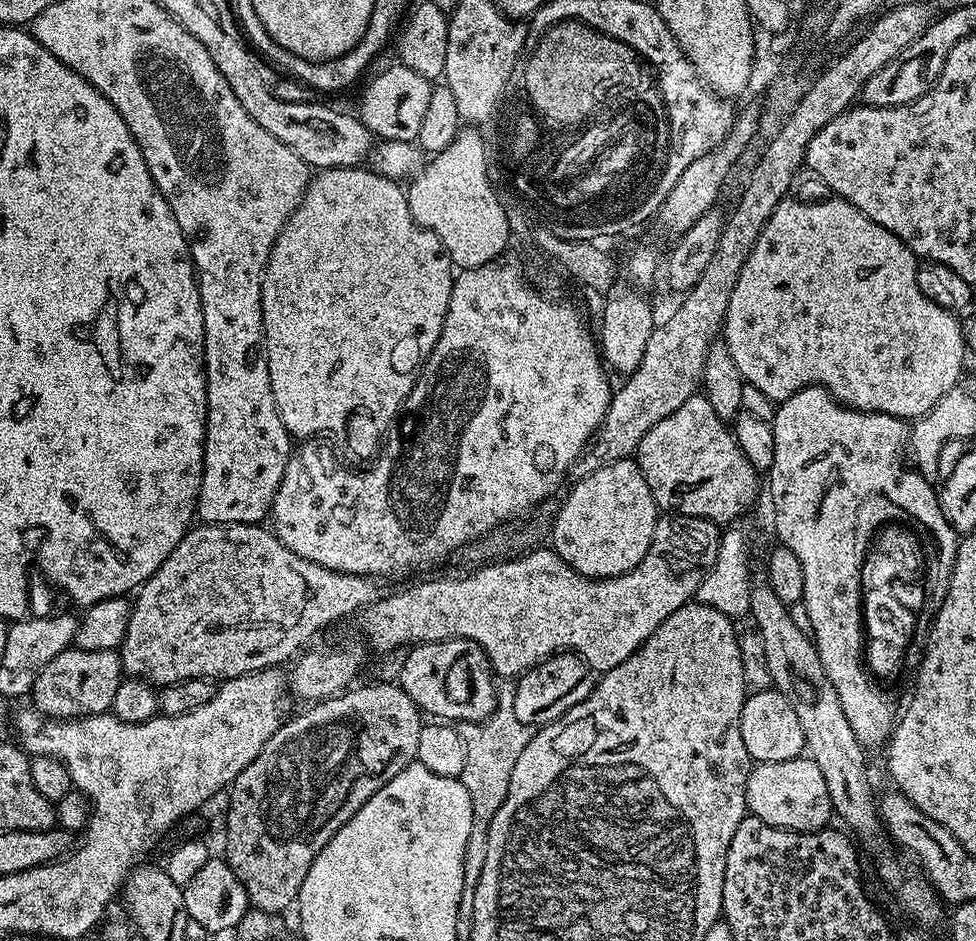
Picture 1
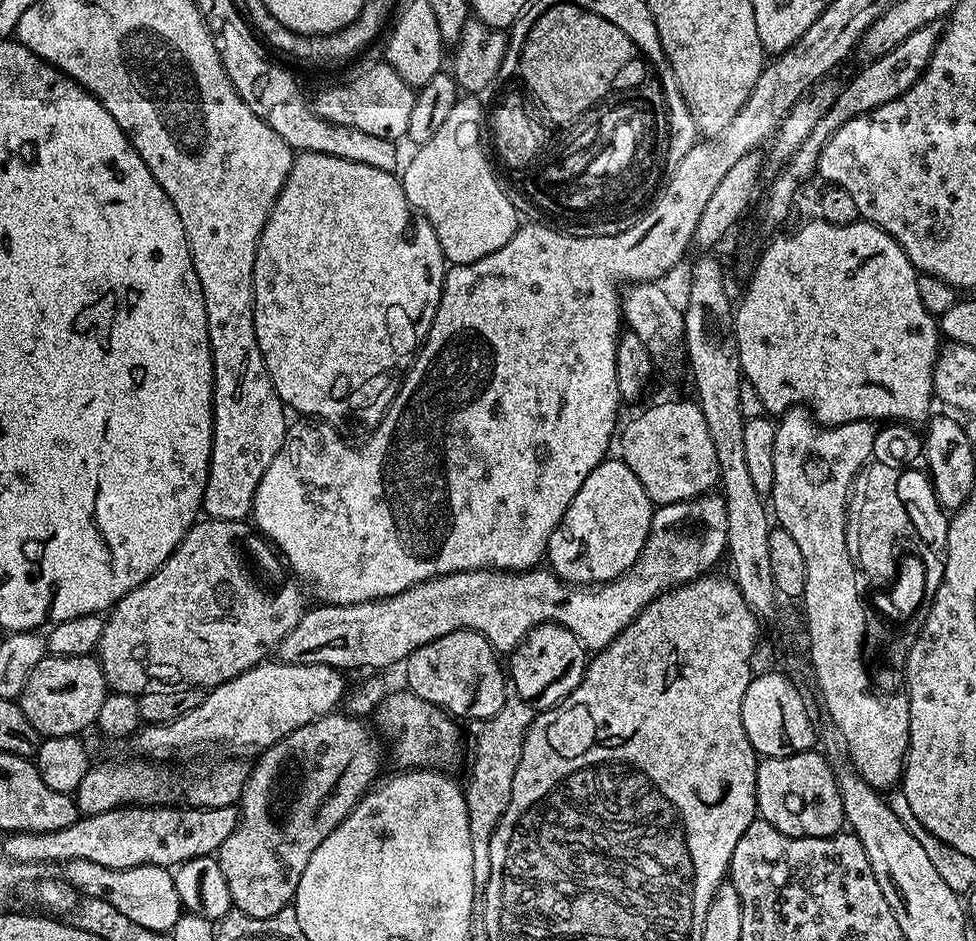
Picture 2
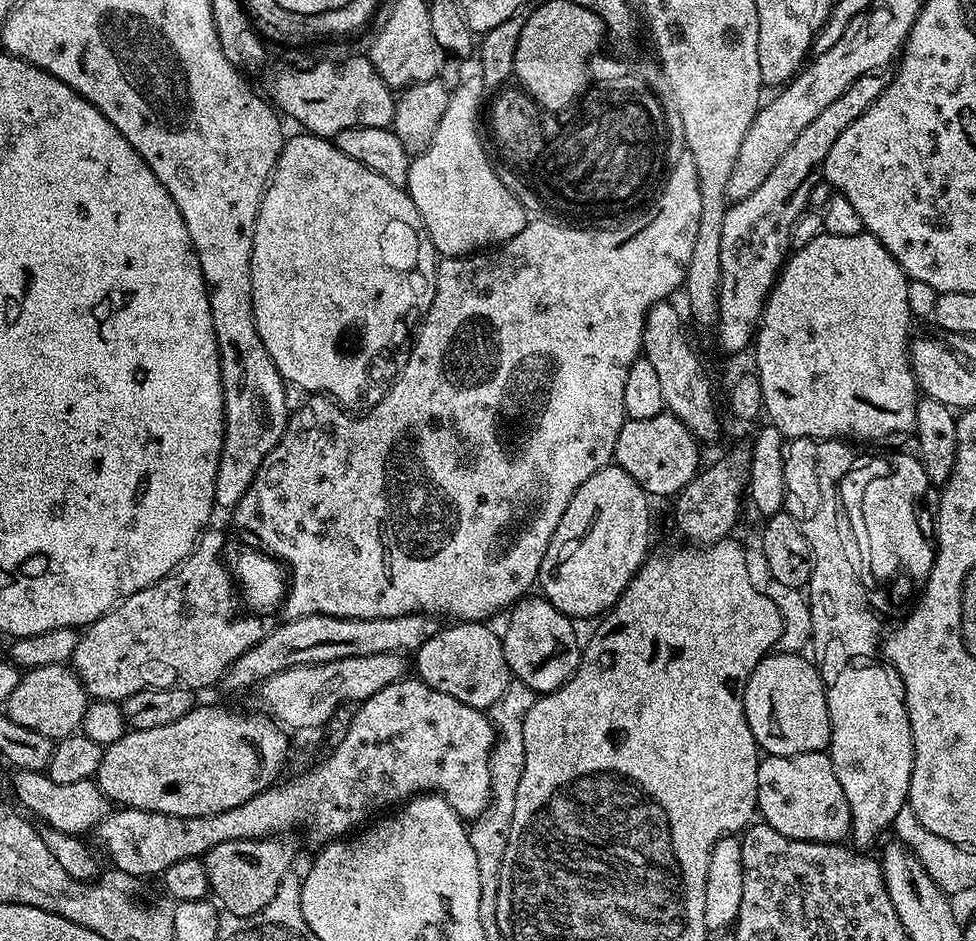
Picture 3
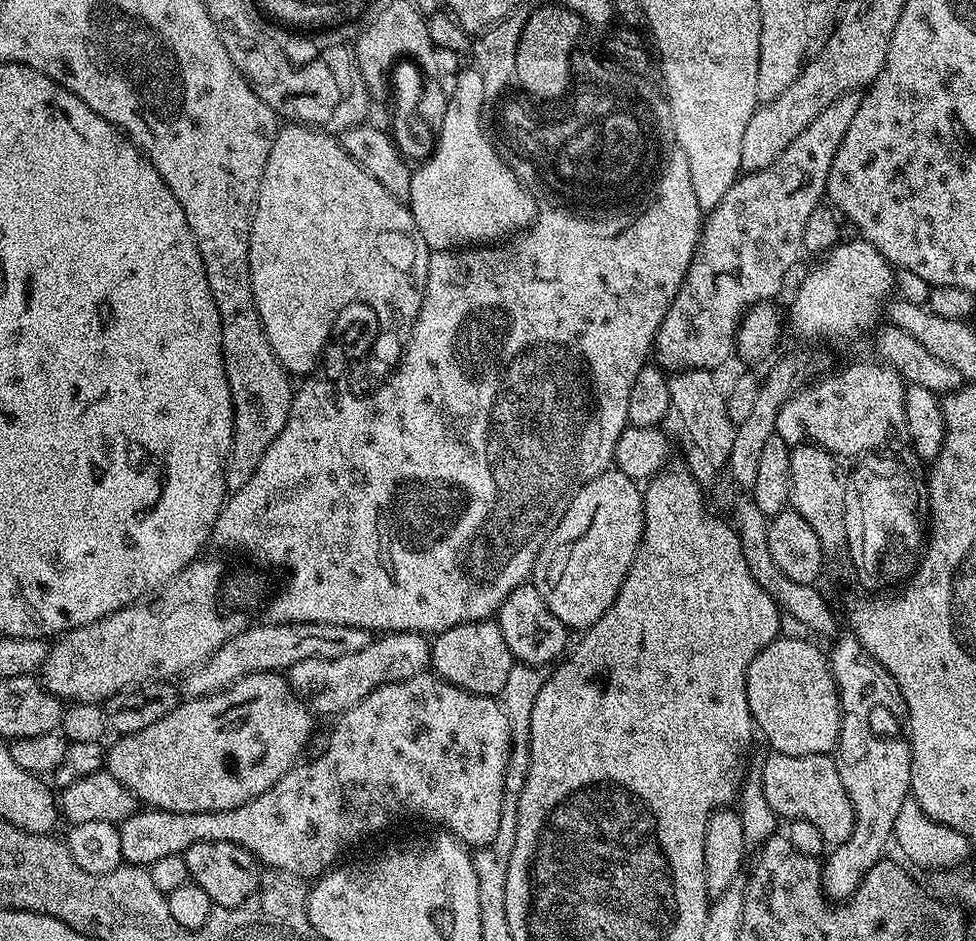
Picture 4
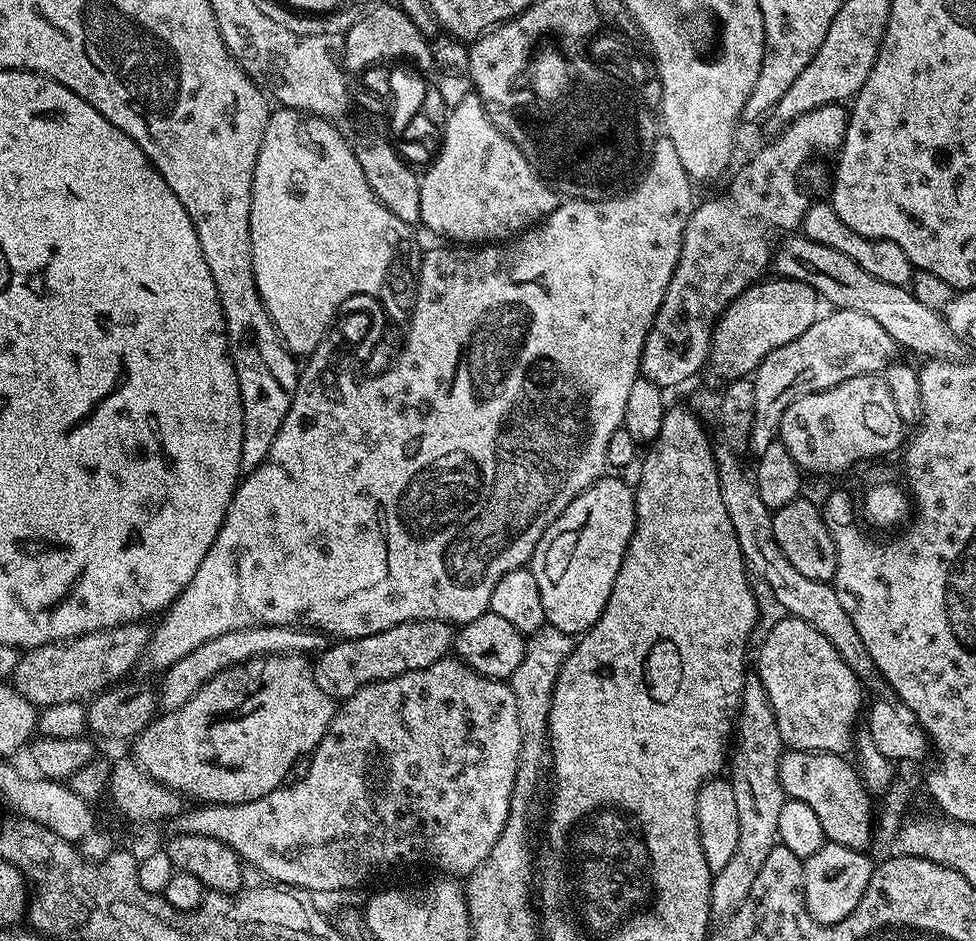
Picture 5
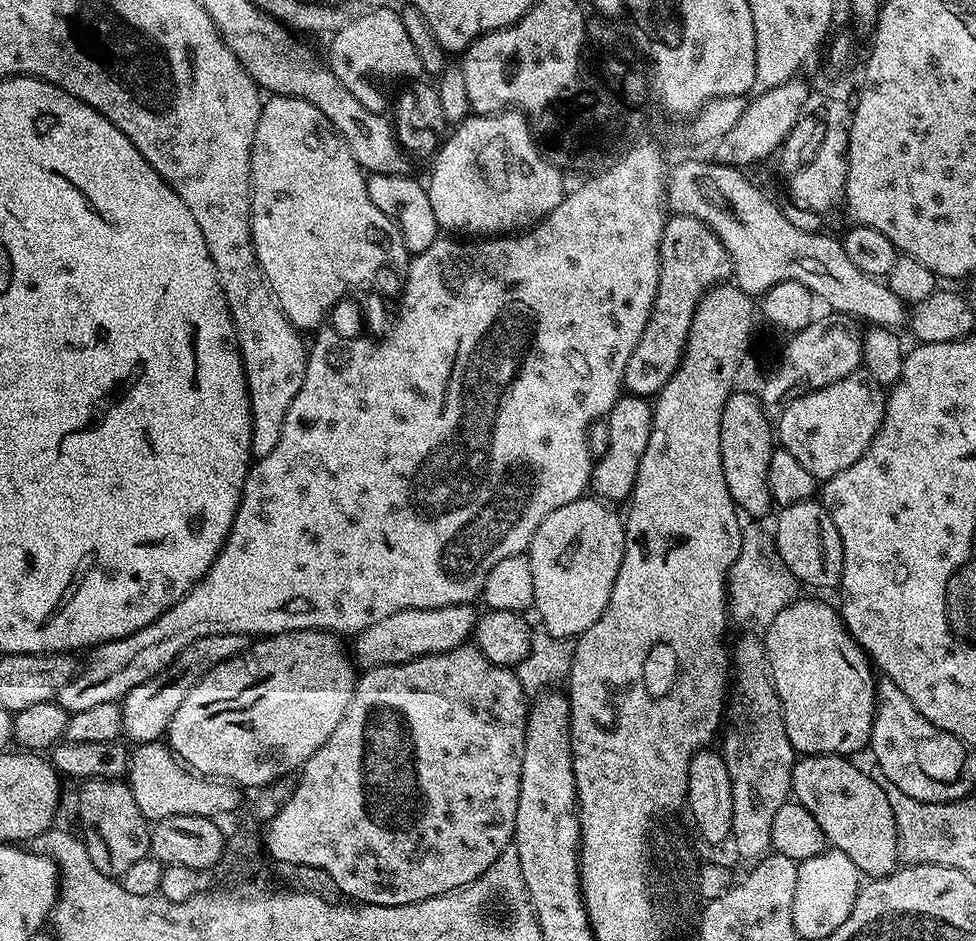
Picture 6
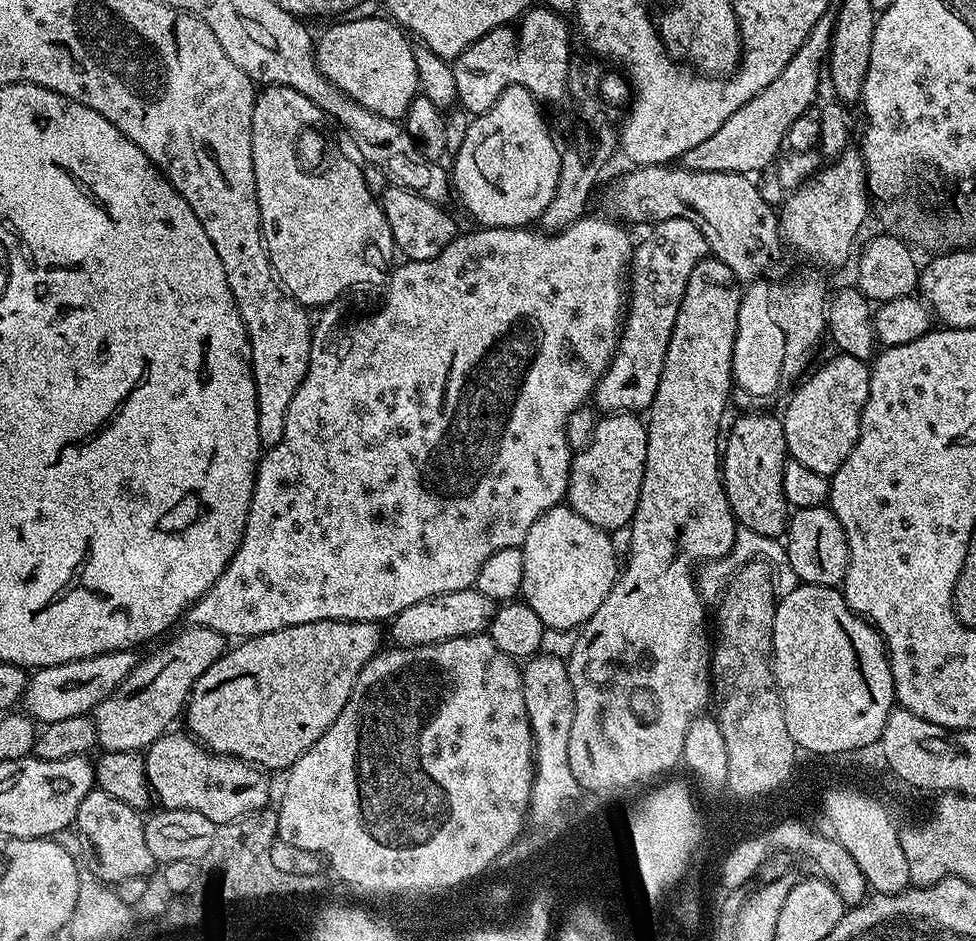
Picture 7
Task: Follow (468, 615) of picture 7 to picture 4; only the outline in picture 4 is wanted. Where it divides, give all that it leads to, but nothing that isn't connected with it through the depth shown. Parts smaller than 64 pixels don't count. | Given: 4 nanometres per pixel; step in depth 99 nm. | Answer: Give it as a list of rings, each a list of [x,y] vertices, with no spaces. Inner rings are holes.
[[[390,632],[377,635],[369,644],[355,654],[342,654],[333,660],[303,660],[290,670],[290,683],[297,696],[313,713],[348,712],[366,694],[378,686],[414,678],[422,674],[430,664],[432,645],[427,635],[419,632]]]

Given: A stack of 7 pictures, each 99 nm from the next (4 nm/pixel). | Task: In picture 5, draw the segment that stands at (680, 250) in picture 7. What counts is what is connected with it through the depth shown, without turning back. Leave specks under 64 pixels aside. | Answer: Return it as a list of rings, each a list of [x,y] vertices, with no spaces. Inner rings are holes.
[[[838,103],[794,118],[765,148],[731,173],[728,192],[693,207],[682,234],[678,264],[642,350],[640,370],[646,379],[671,390],[698,375],[700,367],[709,363],[716,320],[738,294],[759,281],[767,268],[769,271],[777,241],[803,225],[810,205],[809,193],[802,187],[805,165],[817,155],[815,152],[839,153],[849,115],[849,109]]]

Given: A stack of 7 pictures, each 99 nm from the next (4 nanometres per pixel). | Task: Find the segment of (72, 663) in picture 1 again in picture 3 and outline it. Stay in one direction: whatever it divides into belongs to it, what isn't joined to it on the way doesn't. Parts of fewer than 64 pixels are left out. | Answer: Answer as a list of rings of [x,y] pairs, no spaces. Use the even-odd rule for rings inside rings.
[[[51,664],[27,669],[2,708],[18,726],[26,726],[38,734],[46,734],[55,742],[73,735],[83,725],[89,703],[90,697],[71,667]]]

